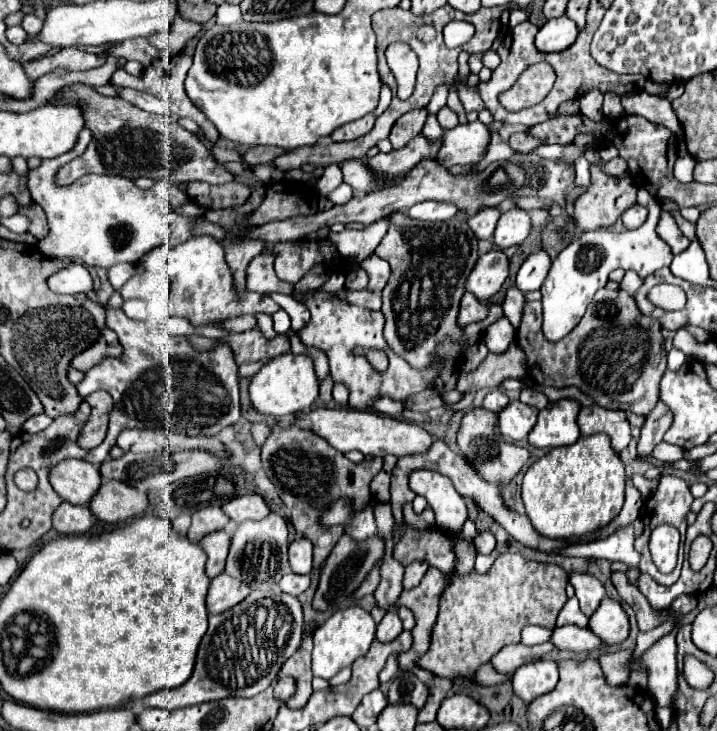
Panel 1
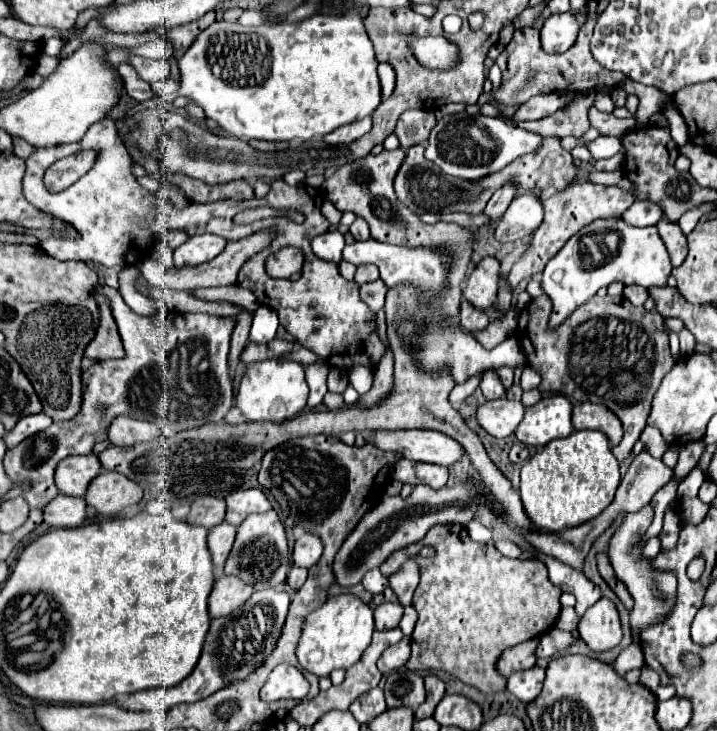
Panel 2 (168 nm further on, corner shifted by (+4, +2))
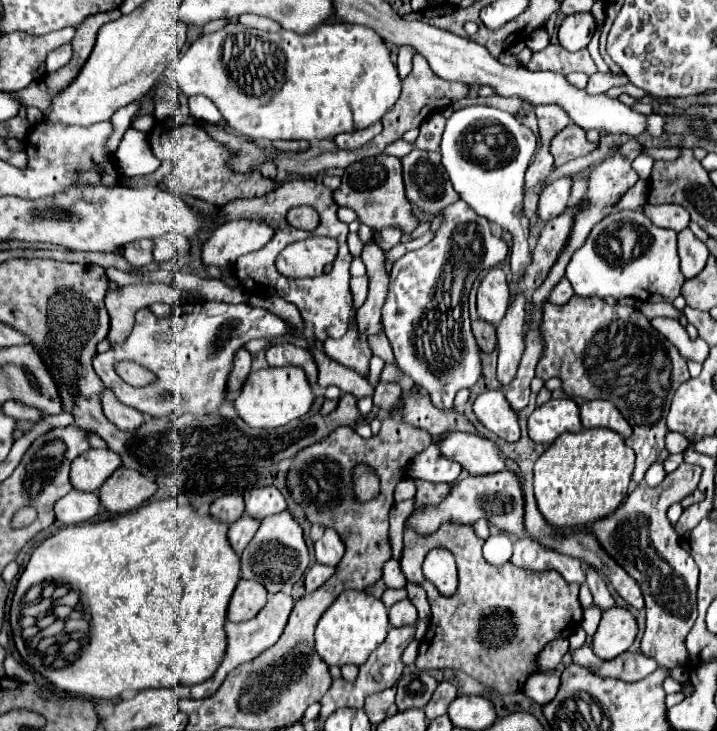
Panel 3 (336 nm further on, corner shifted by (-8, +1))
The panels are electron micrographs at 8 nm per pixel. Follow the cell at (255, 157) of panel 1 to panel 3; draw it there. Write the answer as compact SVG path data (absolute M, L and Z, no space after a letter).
M276 141L272 143L272 147L278 151L306 151L308 143L306 141Z

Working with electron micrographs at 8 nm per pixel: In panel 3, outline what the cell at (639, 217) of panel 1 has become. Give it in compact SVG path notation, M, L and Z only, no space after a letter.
M646 203L642 207L642 211L658 227L666 227L666 229L672 229L672 231L682 231L690 223L688 211L684 207L680 207L680 205L674 205L674 203L662 203L662 205Z

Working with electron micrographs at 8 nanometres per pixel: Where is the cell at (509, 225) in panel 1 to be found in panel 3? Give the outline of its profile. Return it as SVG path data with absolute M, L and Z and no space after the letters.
M562 177L562 179L550 183L540 193L540 201L538 201L538 207L536 207L536 219L550 221L556 215L560 215L568 207L566 201L568 201L570 185L572 185L572 179L570 177Z

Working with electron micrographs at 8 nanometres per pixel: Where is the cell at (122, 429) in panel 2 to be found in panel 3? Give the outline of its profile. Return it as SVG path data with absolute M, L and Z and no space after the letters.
M104 389L102 393L102 409L104 409L104 415L120 429L124 431L136 431L138 427L144 425L144 417L140 411L132 409L132 407L126 407L122 403L116 401L116 397L112 395L112 391Z

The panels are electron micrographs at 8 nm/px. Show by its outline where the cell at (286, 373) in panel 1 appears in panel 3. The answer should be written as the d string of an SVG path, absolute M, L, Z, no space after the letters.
M288 365L288 367L266 367L260 371L252 371L242 387L242 393L234 401L234 407L250 427L276 429L306 415L312 403L314 403L314 391L308 377L304 375L304 369Z

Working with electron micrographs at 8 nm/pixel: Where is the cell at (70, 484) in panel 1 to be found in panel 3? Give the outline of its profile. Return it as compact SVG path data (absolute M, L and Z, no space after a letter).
M90 449L82 453L70 467L70 483L74 489L96 493L102 483L120 467L120 457L110 449Z

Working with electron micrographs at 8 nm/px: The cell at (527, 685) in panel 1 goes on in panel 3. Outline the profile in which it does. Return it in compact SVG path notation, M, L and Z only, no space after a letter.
M534 673L528 677L526 685L524 685L524 695L530 697L532 701L546 705L550 703L550 699L556 697L560 685L560 677L554 673Z

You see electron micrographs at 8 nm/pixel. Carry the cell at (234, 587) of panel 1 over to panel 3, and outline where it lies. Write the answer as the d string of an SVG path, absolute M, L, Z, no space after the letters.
M240 579L236 585L236 591L232 593L230 605L228 605L228 619L230 621L248 621L252 619L260 607L266 603L266 591L260 587L260 583L252 583L248 579Z

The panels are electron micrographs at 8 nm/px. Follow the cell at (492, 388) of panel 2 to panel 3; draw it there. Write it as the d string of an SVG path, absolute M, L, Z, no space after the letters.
M518 295L516 301L508 307L502 323L498 325L498 383L506 387L506 383L512 383L520 357L524 353L524 309L526 309L526 297Z

